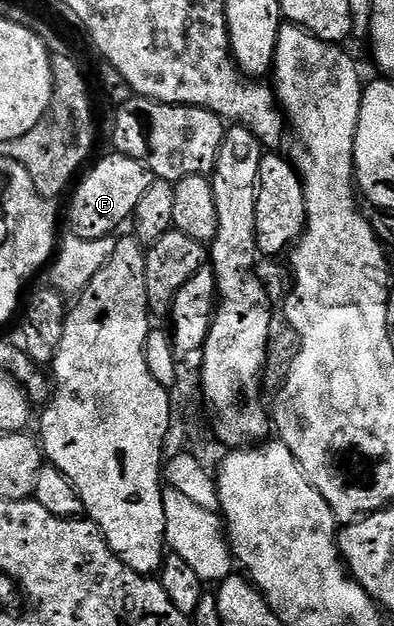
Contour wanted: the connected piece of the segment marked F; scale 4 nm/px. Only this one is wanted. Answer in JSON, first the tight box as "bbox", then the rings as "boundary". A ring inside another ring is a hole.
{"bbox":[69,152,154,240],"boundary":[[[109,152],[102,162],[92,163],[93,171],[82,177],[72,191],[73,203],[69,206],[69,226],[72,237],[83,240],[110,237],[121,225],[128,223],[137,210],[139,200],[151,188],[154,176],[144,164],[131,156]],[[82,181],[82,182],[81,182]],[[81,182],[81,183],[80,183]]]}

